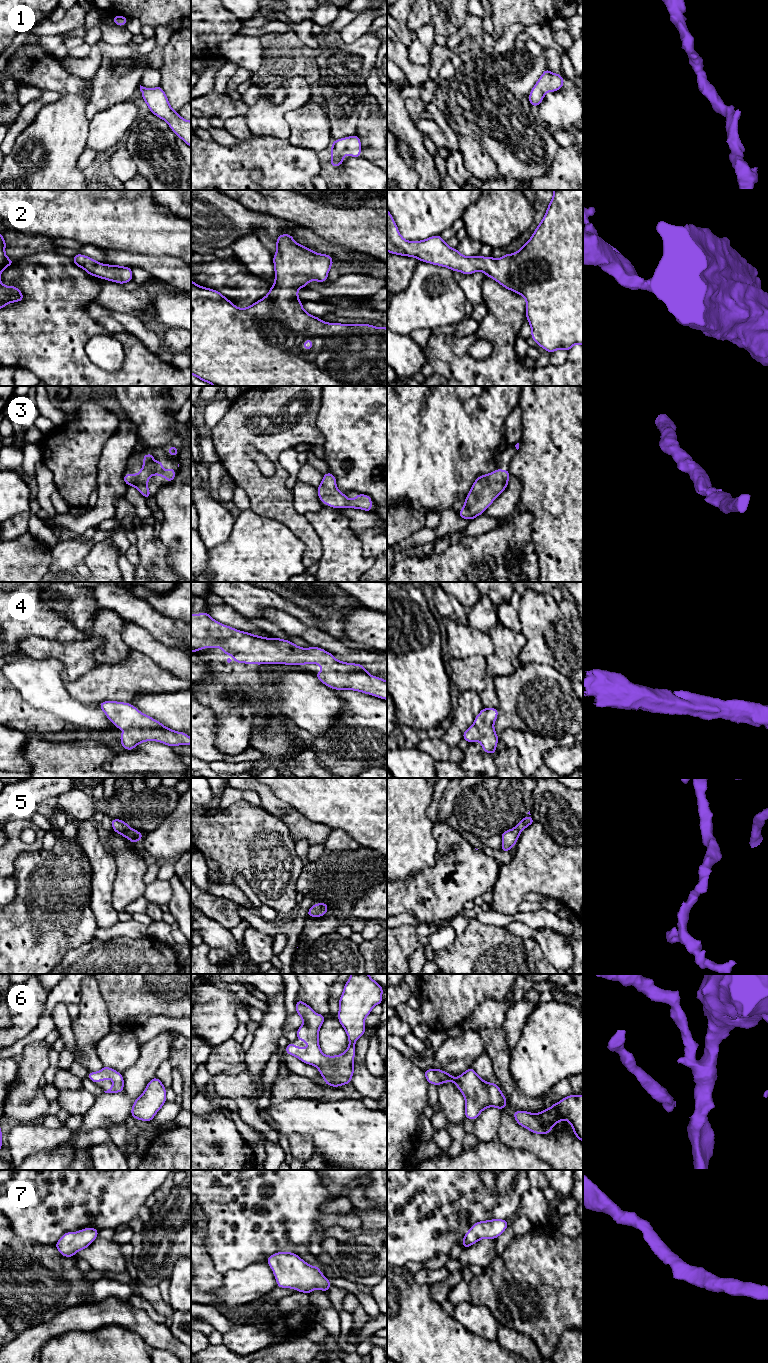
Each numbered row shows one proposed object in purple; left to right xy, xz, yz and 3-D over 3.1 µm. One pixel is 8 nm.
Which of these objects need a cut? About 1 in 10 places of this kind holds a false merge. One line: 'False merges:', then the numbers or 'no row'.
False merges: no row

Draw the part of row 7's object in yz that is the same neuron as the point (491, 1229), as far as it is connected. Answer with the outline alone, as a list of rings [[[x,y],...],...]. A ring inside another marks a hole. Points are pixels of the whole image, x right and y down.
[[[503,1219],[479,1221],[473,1224],[470,1230],[463,1236],[463,1249],[484,1238],[495,1240],[506,1230],[508,1224],[508,1221]]]

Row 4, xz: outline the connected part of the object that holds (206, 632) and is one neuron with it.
[[[206,611],[191,615],[191,652],[203,648],[222,648],[225,655],[233,654],[235,663],[246,664],[286,664],[306,665],[308,663],[321,666],[321,672],[314,675],[324,685],[334,690],[354,690],[387,700],[387,681],[372,676],[362,664],[338,661],[333,654],[319,647],[301,648],[293,642],[280,638],[265,638],[243,632],[214,620]]]

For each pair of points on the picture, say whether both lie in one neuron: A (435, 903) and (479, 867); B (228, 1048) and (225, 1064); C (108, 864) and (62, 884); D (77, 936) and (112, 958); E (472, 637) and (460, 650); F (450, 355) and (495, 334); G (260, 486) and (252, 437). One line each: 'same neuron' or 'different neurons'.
A: same neuron
B: same neuron
C: different neurons
D: different neurons
E: same neuron
F: same neuron
G: same neuron

